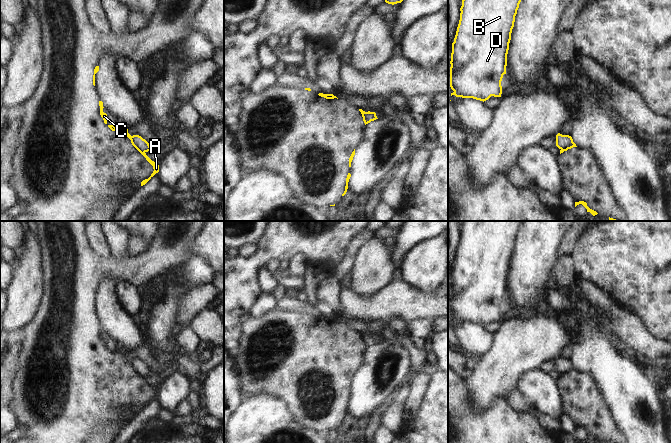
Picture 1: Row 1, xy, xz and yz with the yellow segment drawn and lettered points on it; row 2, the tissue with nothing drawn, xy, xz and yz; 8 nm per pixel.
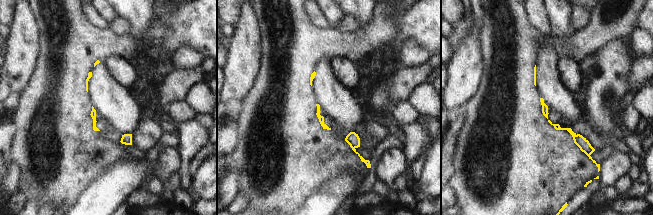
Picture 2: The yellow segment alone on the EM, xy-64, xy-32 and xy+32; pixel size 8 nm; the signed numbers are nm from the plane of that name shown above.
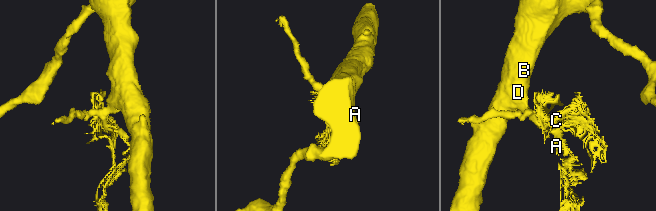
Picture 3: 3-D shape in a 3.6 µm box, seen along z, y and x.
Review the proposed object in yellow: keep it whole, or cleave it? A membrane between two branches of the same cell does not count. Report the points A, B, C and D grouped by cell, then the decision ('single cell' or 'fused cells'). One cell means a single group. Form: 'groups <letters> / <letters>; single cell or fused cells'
groups A C / B D; fused cells

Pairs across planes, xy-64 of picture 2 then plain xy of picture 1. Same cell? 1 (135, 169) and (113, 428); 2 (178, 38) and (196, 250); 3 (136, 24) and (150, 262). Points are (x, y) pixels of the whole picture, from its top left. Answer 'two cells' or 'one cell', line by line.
1: one cell
2: one cell
3: two cells

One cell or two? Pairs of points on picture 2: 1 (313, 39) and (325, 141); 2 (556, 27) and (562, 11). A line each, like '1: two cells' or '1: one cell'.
1: one cell
2: one cell

